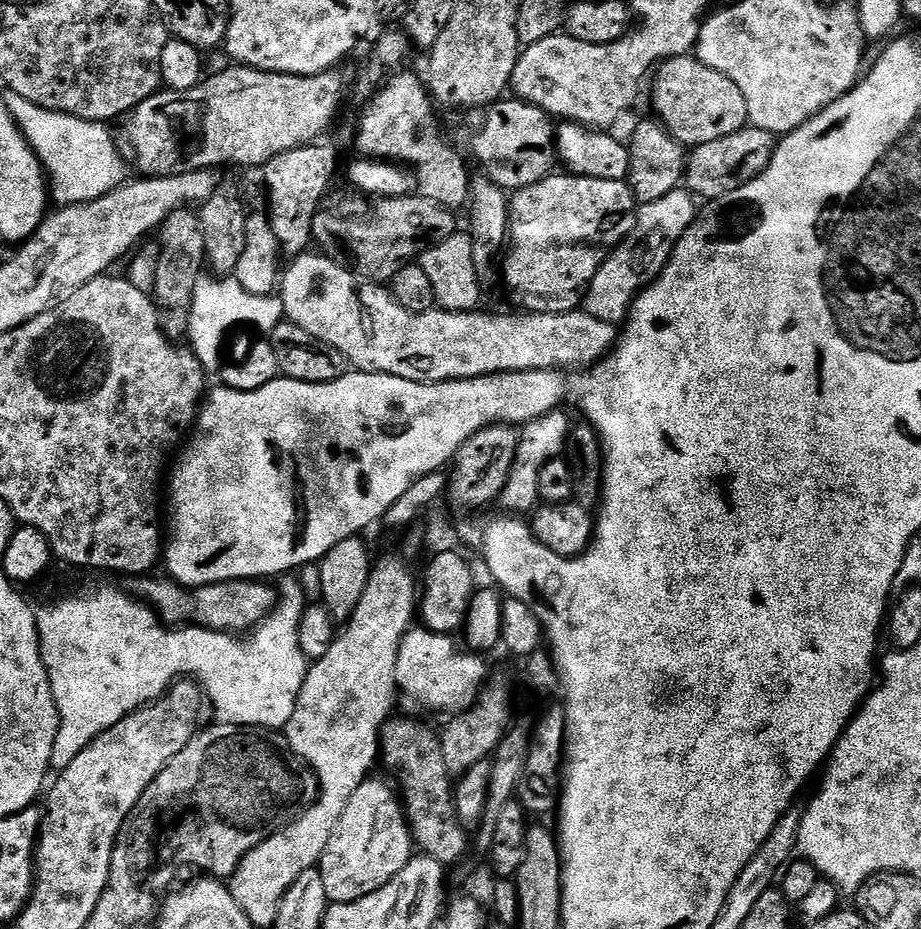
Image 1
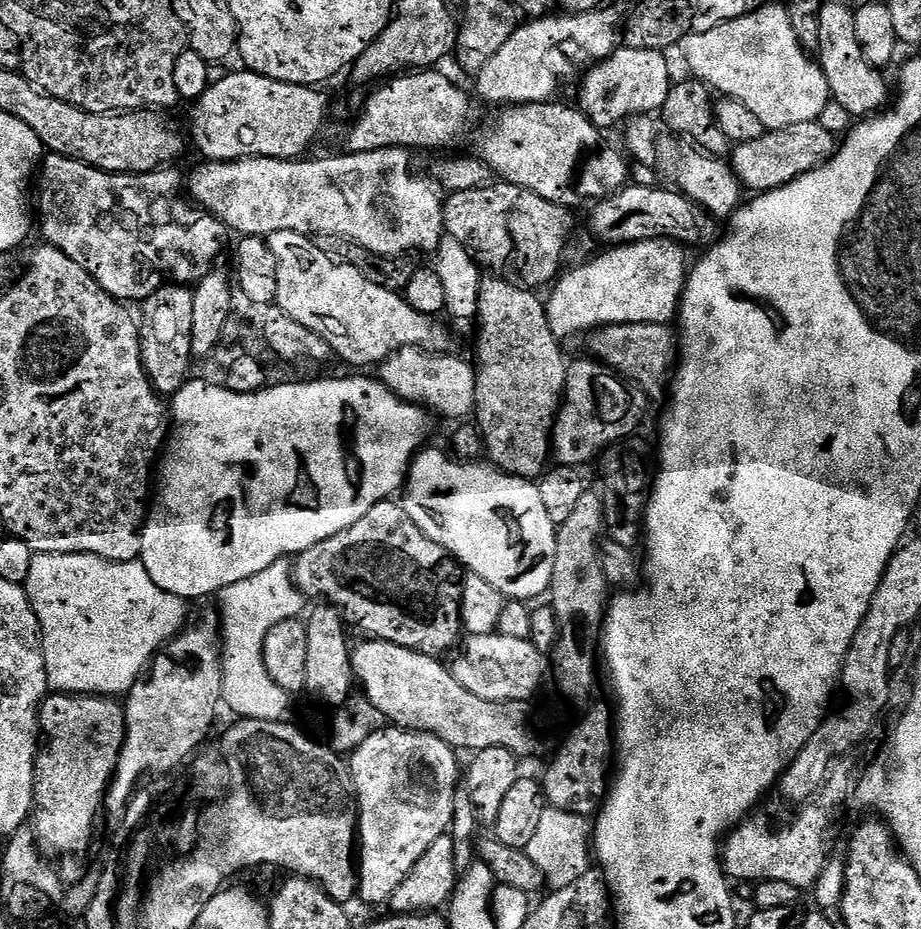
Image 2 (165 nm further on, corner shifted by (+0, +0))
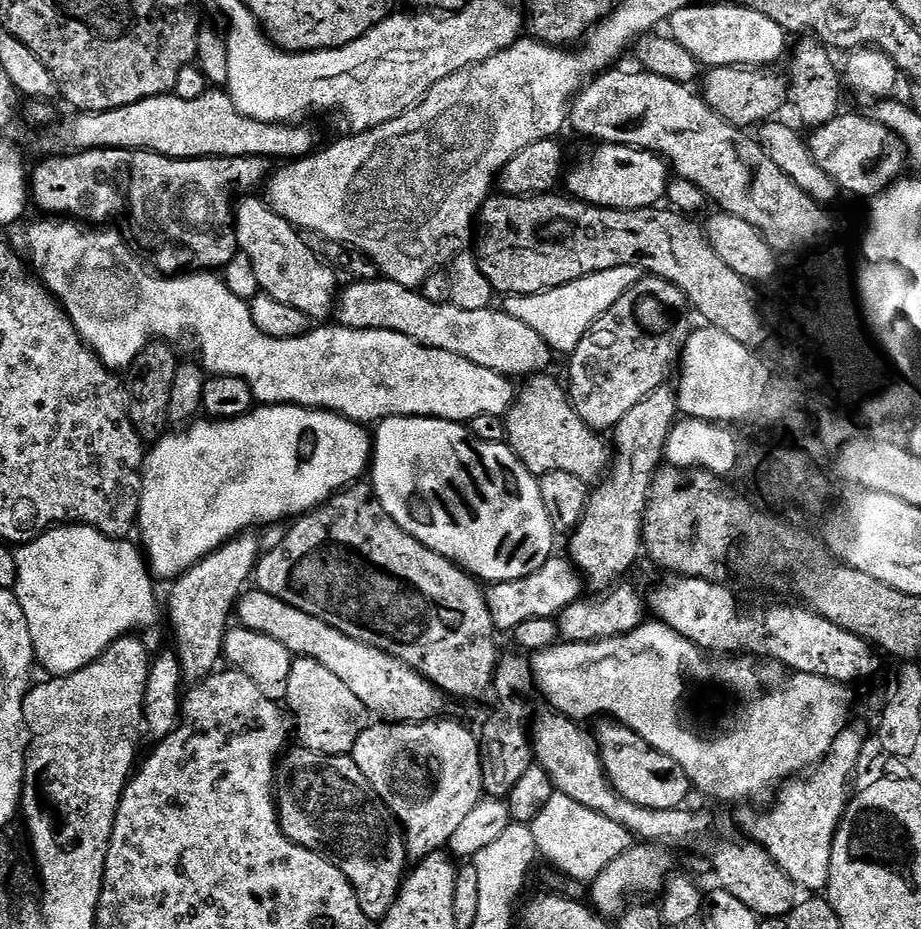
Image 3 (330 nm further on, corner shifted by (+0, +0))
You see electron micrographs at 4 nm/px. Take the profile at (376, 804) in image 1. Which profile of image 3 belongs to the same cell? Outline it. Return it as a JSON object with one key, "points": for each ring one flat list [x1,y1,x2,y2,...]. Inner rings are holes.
{"points":[[448,719,428,720,425,724,373,723,364,729,350,753,358,770,366,774,370,786,380,795,380,800,396,815,396,821,404,830,404,839,408,841,408,855,416,862,431,852,441,851,454,830,458,830,459,824,485,795,477,733]]}

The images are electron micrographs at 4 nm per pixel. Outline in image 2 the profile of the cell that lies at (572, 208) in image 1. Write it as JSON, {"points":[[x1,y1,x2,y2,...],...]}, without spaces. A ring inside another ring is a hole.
{"points":[[632,184,625,186,622,191,615,192,612,196,607,196,605,200,595,201,593,208,596,209,588,220,593,234,598,239,605,240,605,245,608,246,636,244,639,240,665,238,675,240,681,246,689,246,688,244,698,243,703,236,715,237,717,221,706,218,705,213,683,192,669,188,664,186,643,188]]}

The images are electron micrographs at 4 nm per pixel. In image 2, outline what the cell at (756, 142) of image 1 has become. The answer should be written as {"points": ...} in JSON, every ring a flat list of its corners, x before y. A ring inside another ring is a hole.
{"points":[[798,122,798,126,765,130,758,138,754,138,754,142,736,144,730,152,732,172,752,194,772,192,802,174,813,172,827,164,838,147,838,140,832,137,831,130,822,125,820,122]]}

